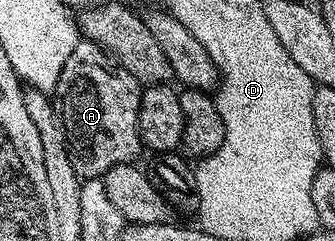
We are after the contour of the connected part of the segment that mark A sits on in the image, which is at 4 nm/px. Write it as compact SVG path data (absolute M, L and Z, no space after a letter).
M80 40L73 48L73 56L69 56L69 60L65 60L65 68L61 68L61 80L57 80L53 91L54 101L57 103L57 113L59 121L63 124L63 134L67 137L67 155L73 163L73 168L80 176L80 179L86 180L89 178L102 178L105 172L109 172L109 168L113 168L117 164L125 164L126 162L134 163L135 157L141 151L141 143L139 140L139 96L141 87L137 79L124 68L116 64L111 55L106 50L101 49L96 42Z

